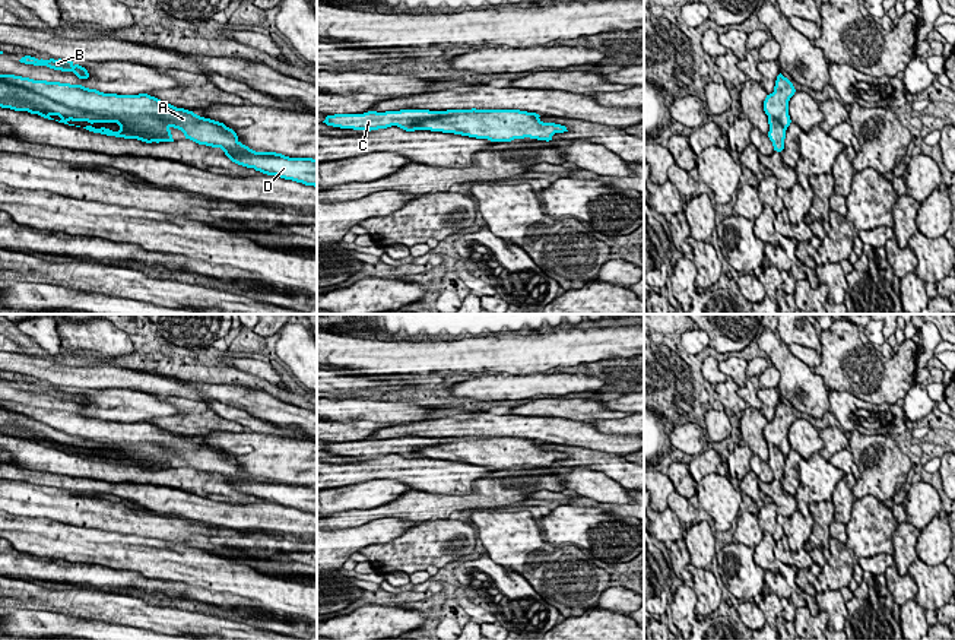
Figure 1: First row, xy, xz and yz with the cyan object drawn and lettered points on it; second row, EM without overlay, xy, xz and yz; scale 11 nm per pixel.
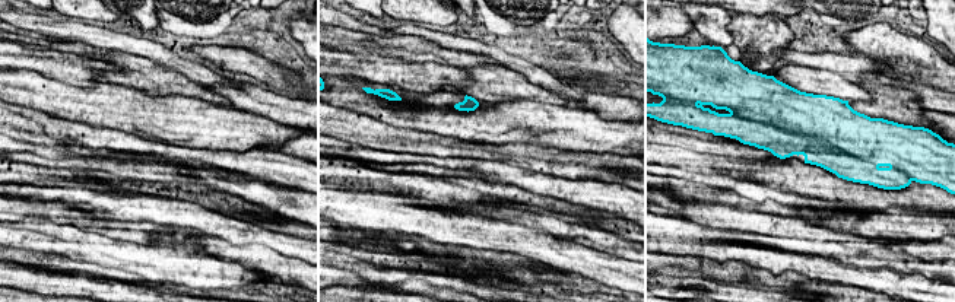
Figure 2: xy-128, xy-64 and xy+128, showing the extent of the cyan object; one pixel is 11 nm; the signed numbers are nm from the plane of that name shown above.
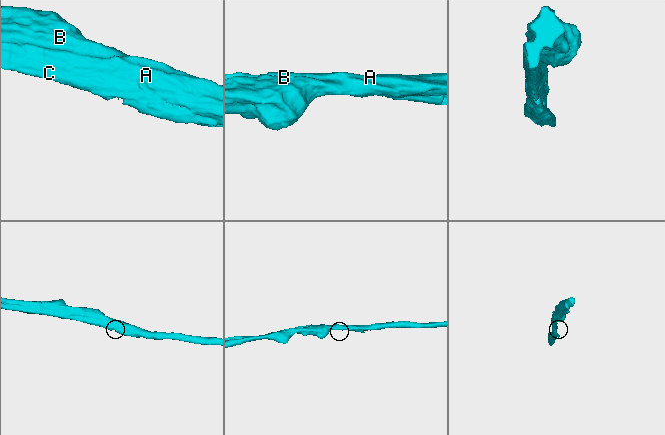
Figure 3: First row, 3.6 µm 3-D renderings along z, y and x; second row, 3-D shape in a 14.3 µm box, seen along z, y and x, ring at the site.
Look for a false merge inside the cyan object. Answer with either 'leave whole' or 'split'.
split

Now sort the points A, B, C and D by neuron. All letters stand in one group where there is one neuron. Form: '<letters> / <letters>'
A B D / C

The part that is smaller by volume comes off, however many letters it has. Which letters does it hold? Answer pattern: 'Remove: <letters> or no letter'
Remove: C

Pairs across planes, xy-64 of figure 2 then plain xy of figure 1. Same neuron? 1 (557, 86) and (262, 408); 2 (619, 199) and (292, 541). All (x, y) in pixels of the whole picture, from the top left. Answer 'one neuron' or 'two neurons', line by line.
1: two neurons
2: two neurons

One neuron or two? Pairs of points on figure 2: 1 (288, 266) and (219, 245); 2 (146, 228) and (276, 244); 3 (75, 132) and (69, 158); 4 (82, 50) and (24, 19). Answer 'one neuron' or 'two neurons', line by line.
1: one neuron
2: two neurons
3: two neurons
4: two neurons

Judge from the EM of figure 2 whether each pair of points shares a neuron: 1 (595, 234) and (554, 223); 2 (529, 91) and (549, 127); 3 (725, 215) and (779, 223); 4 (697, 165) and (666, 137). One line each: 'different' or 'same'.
1: same
2: different
3: same
4: same

